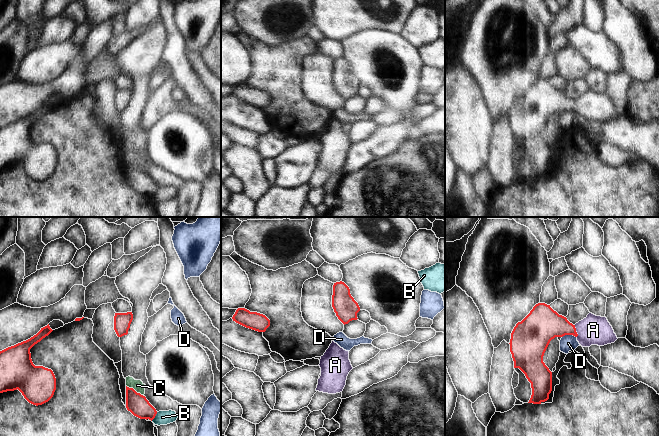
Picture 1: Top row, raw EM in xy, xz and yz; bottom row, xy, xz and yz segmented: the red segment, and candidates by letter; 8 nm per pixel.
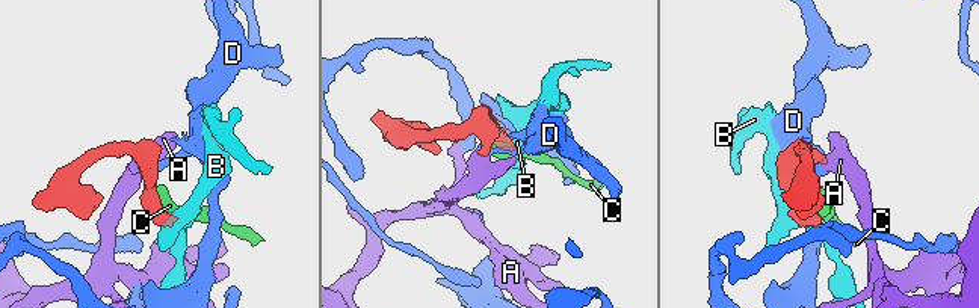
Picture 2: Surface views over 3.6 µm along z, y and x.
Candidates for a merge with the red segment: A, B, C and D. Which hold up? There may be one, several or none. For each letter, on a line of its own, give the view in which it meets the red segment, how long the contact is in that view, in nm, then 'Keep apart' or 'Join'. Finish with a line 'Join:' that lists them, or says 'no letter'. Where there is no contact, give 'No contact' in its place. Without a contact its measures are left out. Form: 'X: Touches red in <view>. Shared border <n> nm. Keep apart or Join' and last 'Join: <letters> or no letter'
A: Touches red in yz. Shared border 100 nm. Join
B: Touches red in xy. Shared border 90 nm. Keep apart
C: Touches red in xy. Shared border 170 nm. Keep apart
D: Touches red in yz. Shared border 120 nm. Keep apart
Join: A

